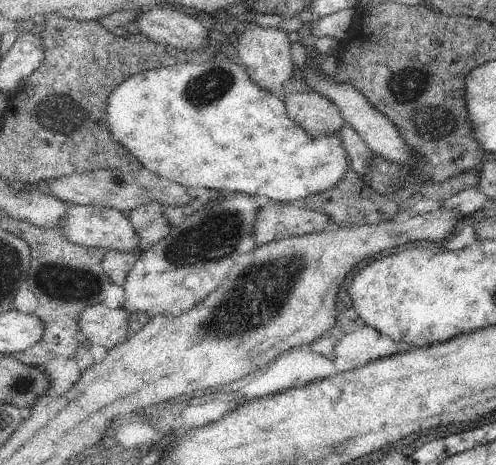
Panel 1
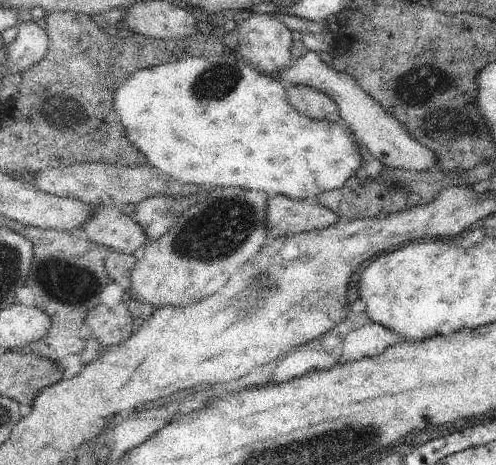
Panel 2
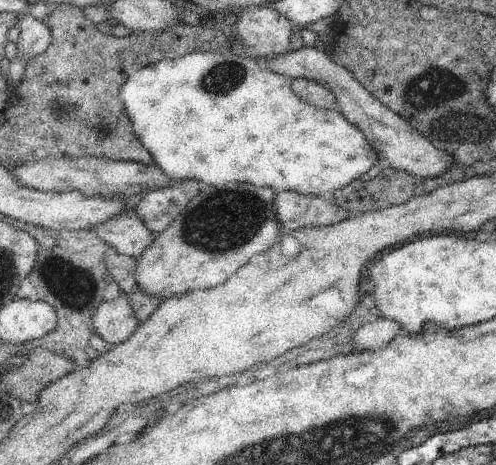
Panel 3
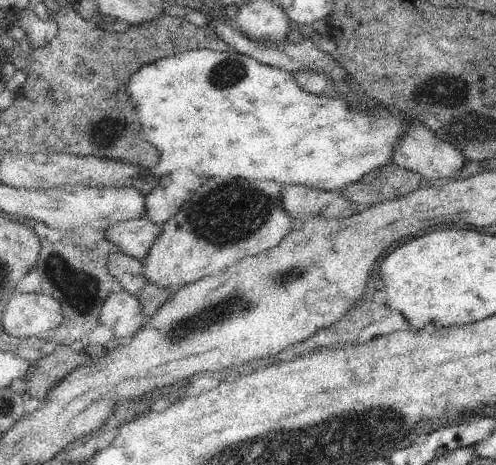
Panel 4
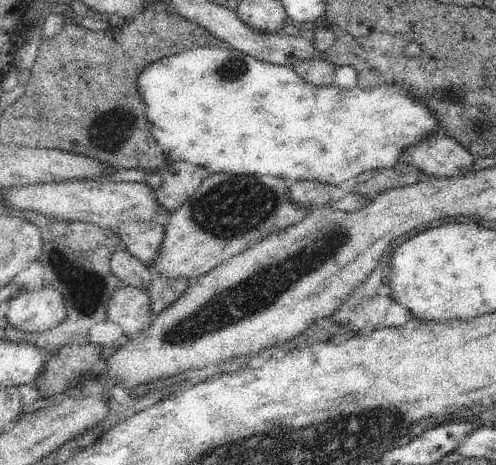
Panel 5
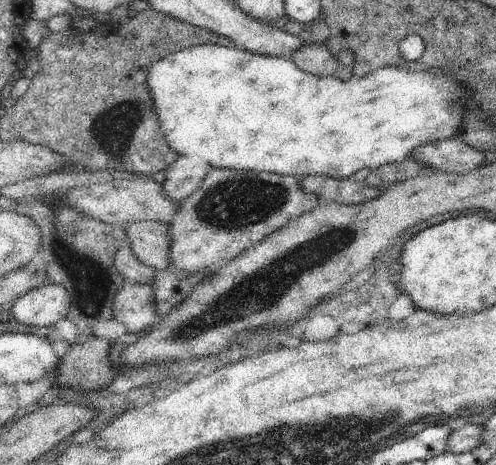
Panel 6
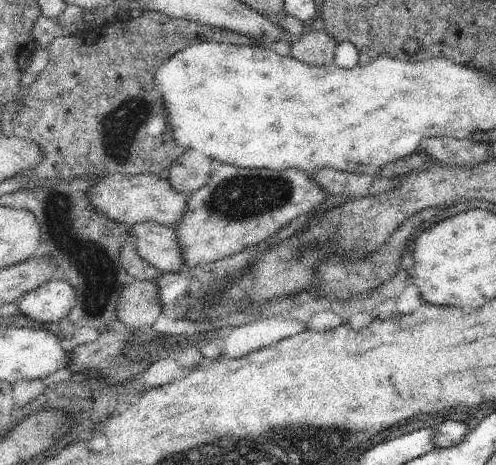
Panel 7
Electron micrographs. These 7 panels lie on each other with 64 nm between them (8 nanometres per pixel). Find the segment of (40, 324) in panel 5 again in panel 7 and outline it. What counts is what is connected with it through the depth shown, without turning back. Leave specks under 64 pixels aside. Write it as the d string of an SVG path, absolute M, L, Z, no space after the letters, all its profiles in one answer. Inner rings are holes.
M49 280L39 288L31 290L29 294L25 294L17 304L17 312L37 322L57 324L59 320L67 318L73 304L75 294L71 282Z

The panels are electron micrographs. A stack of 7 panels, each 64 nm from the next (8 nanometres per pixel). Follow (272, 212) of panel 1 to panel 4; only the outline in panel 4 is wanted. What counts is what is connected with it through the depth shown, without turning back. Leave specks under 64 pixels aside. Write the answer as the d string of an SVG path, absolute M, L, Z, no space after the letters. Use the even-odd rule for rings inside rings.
M285 186L281 190L281 208L291 220L291 230L295 232L311 218L323 220L345 220L353 216L355 204L341 200L341 192L315 192L303 186Z

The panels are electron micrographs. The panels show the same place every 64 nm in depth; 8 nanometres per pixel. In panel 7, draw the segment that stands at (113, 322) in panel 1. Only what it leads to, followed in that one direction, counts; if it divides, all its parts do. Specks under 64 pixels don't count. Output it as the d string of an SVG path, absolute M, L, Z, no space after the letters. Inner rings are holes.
M157 278L135 280L121 294L115 306L117 320L125 324L127 332L147 332L161 314L161 300L157 294Z

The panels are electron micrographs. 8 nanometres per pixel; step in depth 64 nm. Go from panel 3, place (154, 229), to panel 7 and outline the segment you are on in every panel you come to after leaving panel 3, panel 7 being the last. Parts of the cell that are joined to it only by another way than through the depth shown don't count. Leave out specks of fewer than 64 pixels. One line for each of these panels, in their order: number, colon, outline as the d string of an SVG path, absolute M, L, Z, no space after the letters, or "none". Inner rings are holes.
4: M179 170L169 176L163 176L159 184L145 196L145 212L141 218L163 228L205 182L207 180L193 174L191 170Z
5: M173 162L173 164L169 164L161 172L161 178L163 178L161 186L155 190L155 204L165 208L167 214L157 216L155 222L165 228L165 224L171 218L171 214L175 210L179 210L179 206L197 192L199 184L207 176L211 176L209 170L203 170L201 166L195 166L191 162L189 164L187 162Z
6: M179 156L167 170L165 170L165 182L161 194L167 196L171 202L181 204L187 200L195 190L201 186L205 176L211 172L207 162L195 158L195 156Z
7: M185 152L179 156L167 170L169 170L169 184L175 192L193 196L205 182L209 180L213 168L217 168L219 162L213 162L207 156L201 156L199 152Z

